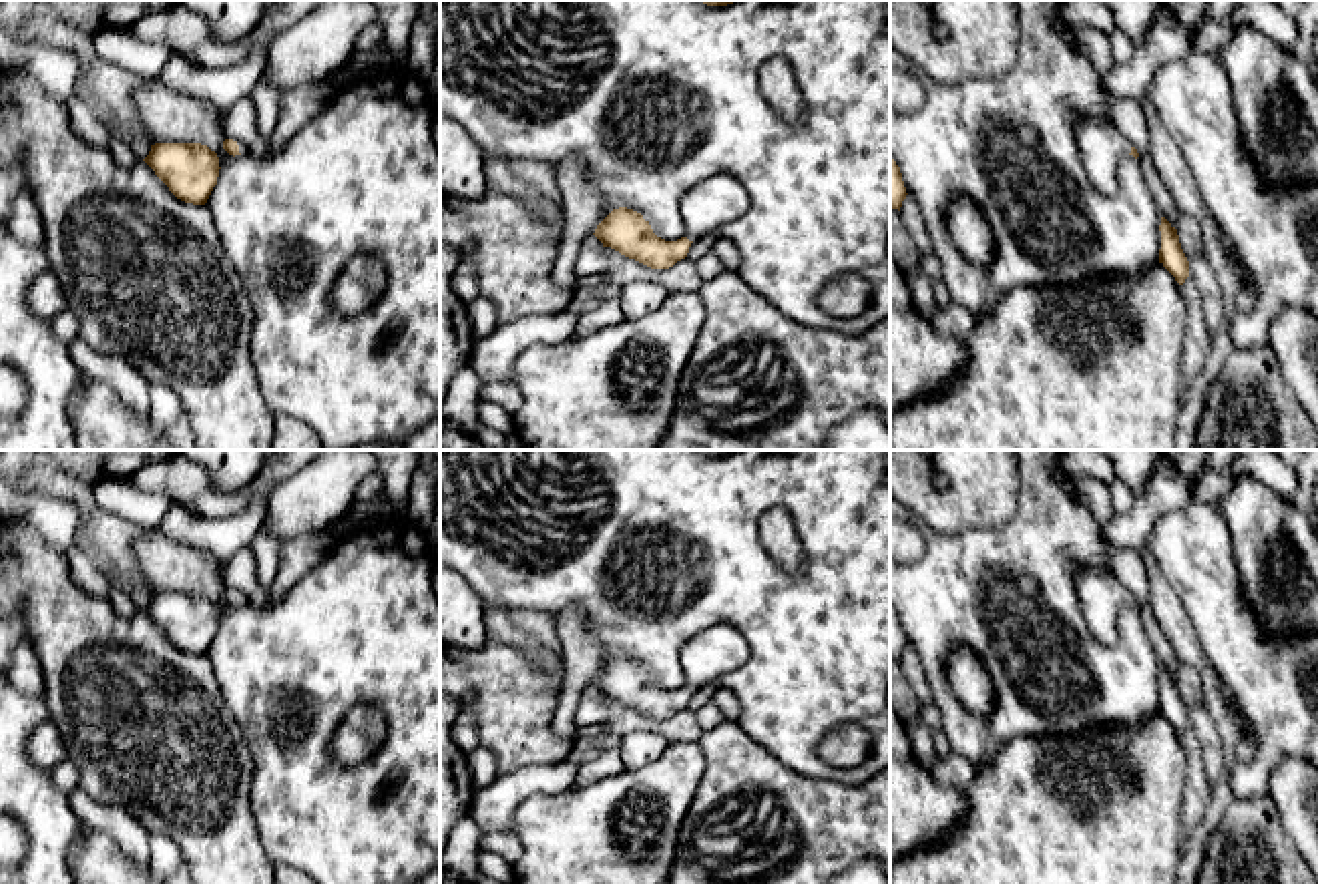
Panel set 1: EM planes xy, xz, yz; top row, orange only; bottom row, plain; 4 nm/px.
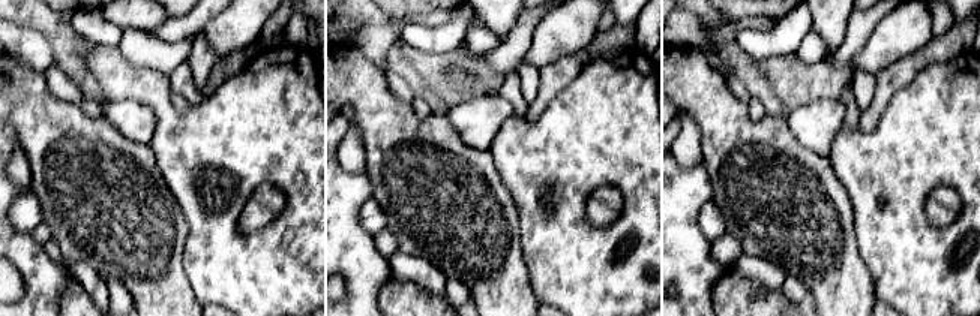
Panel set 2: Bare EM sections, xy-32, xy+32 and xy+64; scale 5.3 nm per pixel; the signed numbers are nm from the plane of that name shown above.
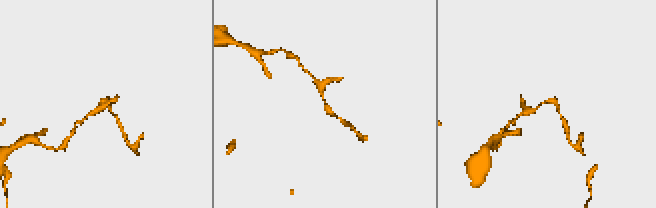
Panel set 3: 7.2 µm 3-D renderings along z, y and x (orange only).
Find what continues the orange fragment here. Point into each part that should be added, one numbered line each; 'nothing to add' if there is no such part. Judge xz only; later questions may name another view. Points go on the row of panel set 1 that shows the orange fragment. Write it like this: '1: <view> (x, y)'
1: xz (720, 199)

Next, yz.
1: yz (1102, 145)

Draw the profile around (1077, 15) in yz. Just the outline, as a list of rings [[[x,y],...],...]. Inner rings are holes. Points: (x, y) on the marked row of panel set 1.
[[[1061,0],[1059,10],[1061,18],[1075,32],[1081,28],[1097,28],[1111,36],[1117,30],[1113,14],[1103,0]]]

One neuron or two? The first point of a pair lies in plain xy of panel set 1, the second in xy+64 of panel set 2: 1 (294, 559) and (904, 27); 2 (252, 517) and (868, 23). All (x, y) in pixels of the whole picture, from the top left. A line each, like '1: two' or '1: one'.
1: two
2: one

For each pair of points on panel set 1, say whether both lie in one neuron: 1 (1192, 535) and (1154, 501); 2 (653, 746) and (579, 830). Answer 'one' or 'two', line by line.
1: two
2: two

